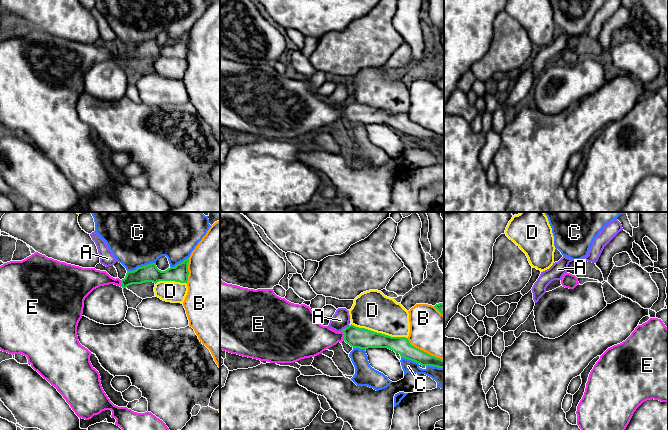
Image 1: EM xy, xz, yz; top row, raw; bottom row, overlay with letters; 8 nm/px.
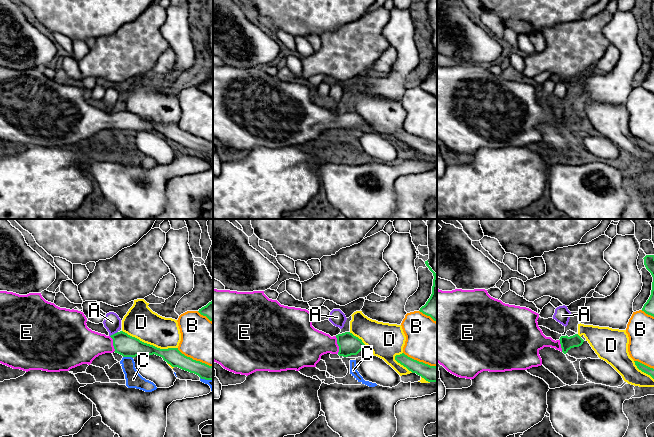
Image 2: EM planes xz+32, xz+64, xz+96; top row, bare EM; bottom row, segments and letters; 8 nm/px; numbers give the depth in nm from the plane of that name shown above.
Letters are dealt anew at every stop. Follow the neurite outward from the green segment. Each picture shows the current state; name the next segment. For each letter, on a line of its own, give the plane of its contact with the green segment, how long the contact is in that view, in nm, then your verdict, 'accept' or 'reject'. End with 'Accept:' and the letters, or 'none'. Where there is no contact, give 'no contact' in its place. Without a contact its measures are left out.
A: xz | 80 nm | reject
B: xz | 340 nm | reject
C: xy | 240 nm | reject
D: xz | 480 nm | reject
E: xz | 90 nm | accept
Accept: E

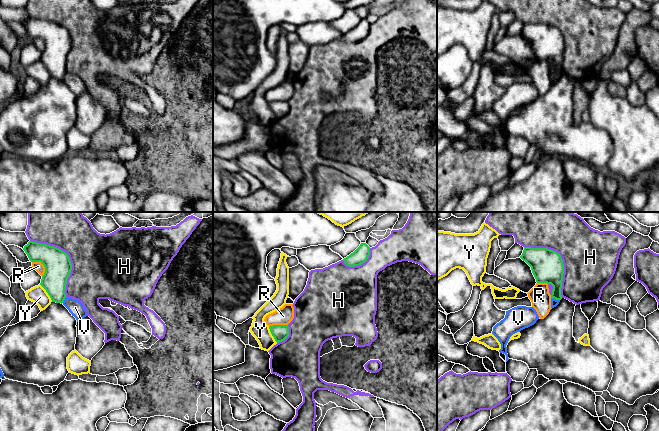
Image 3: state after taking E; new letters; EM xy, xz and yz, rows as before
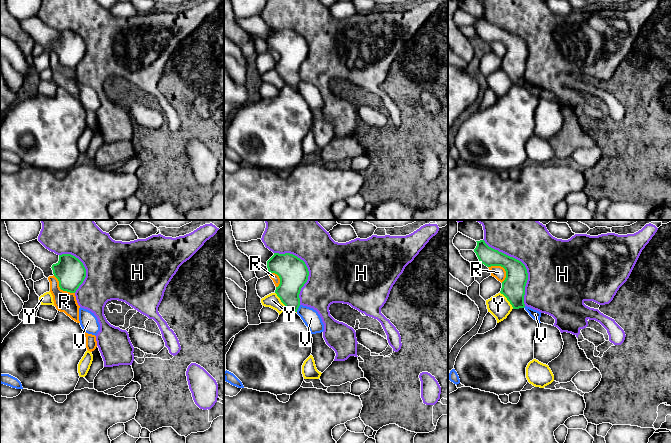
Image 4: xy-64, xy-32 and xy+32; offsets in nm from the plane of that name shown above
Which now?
H: xy | 550 nm | reject
R: xy | 150 nm | reject
V: yz | 80 nm | reject
Y: xy | 170 nm | reject
Accept: none

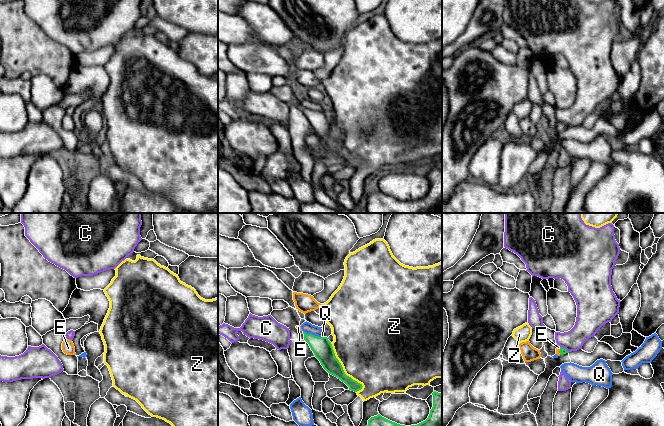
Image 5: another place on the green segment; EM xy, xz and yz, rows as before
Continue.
C: yz | 90 nm | reject
E: yz | 60 nm | accept
Q: xz | 180 nm | reject
Z: xz | 460 nm | reject
Accept: E

